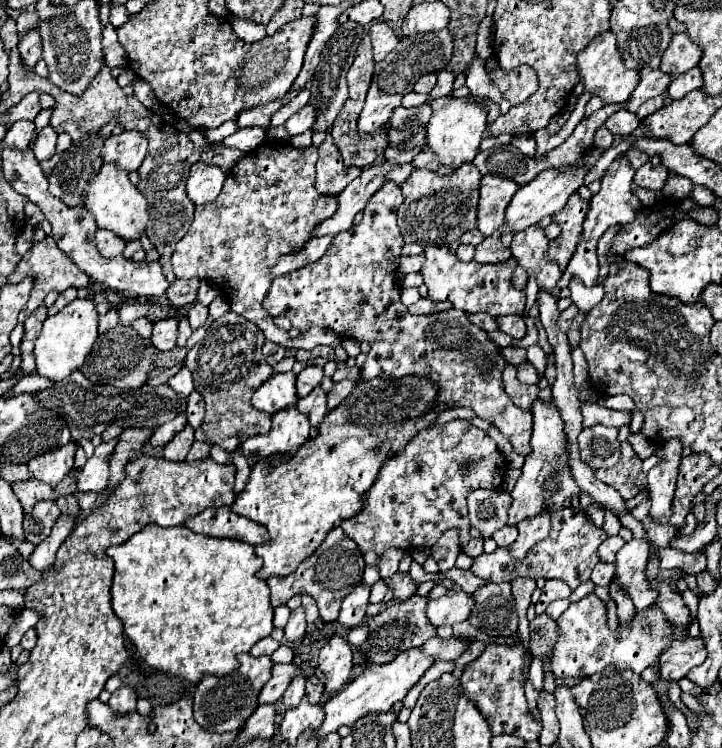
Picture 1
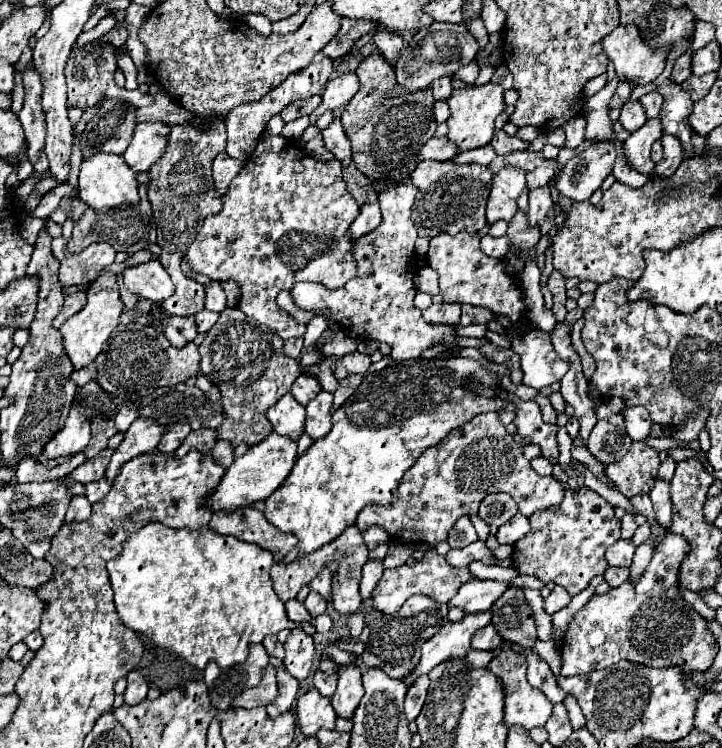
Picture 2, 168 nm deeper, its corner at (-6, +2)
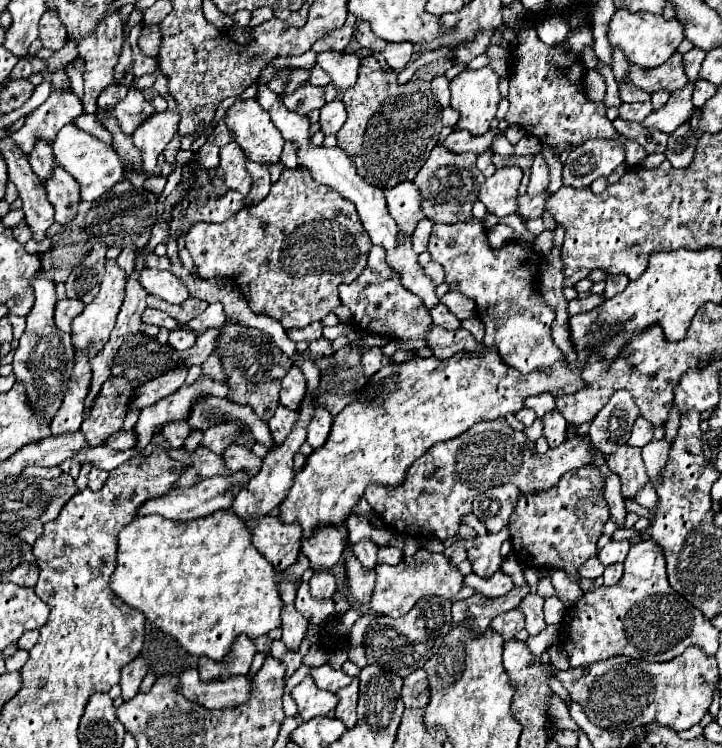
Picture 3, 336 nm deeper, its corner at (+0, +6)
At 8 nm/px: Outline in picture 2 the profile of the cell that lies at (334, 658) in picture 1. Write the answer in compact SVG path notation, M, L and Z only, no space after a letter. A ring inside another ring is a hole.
M342 664L338 670L338 688L332 696L332 706L338 716L352 718L360 698L364 694L362 672L356 664Z

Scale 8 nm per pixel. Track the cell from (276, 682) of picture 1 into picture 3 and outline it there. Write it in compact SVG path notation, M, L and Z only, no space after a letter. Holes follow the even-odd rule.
M184 670L178 674L180 682L176 690L184 694L186 700L198 702L204 708L234 708L242 704L250 694L250 680L246 676L236 676L228 680L204 682L198 670Z

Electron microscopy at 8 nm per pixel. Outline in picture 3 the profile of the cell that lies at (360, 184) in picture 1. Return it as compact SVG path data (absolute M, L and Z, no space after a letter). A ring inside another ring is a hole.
M454 130L442 144L452 152L476 152L482 154L486 150L492 150L492 142L496 136L502 134L500 130L488 130L482 136L472 136L468 130Z

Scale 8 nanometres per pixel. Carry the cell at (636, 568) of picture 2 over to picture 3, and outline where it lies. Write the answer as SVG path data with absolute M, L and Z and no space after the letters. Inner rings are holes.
M646 482L644 490L640 490L640 492L634 496L634 500L636 500L640 506L644 506L644 508L656 510L656 492L654 492L654 488L652 488L650 482Z

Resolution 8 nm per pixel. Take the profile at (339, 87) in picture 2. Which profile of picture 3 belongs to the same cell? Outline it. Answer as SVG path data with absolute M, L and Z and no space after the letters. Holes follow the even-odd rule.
M326 50L320 52L316 58L316 64L326 70L332 78L332 84L336 88L350 88L354 86L356 78L358 78L358 66L360 66L360 58L354 52L334 52L334 50Z

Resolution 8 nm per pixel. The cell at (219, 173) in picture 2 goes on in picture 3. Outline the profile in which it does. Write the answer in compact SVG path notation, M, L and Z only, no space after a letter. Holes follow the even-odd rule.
M230 142L220 150L220 170L224 170L224 184L240 194L248 194L252 188L252 176L246 170L246 156L244 150Z

